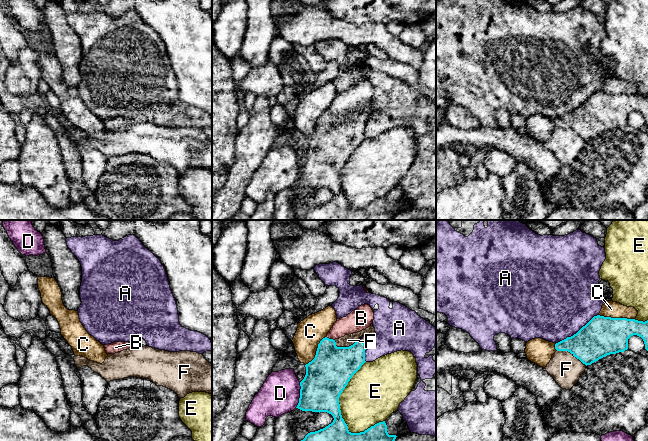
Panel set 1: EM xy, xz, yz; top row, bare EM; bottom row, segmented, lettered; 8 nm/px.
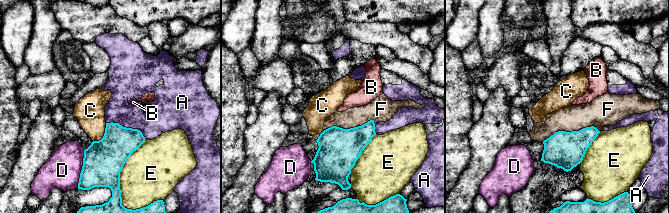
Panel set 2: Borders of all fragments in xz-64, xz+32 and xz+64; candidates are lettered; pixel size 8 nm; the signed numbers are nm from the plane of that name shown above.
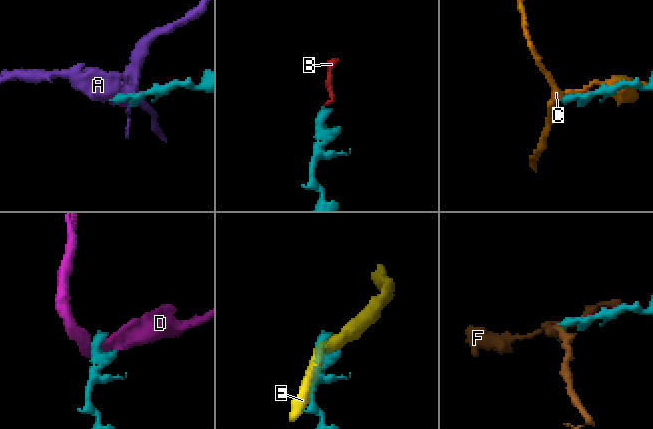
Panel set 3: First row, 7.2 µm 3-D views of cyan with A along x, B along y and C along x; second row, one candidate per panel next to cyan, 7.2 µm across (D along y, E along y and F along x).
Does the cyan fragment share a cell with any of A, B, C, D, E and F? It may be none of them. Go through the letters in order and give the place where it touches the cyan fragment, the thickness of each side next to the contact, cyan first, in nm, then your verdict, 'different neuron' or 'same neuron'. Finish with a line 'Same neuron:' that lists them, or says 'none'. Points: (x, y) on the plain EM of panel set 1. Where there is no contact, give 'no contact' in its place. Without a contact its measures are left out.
A: meets cyan in yz at (578, 107); 320 nm thick on the cyan side, 500 nm on the other; different neuron
B: meets cyan in xz at (330, 115); 340 nm thick on the cyan side, 160 nm on the other; same neuron
C: meets cyan in yz at (617, 94); 320 nm thick on the cyan side, 130 nm on the other; different neuron
D: meets cyan in xz at (300, 171); 340 nm thick on the cyan side, 320 nm on the other; different neuron
E: meets cyan in xz at (339, 172); 340 nm thick on the cyan side, 420 nm on the other; different neuron
F: meets cyan in yz at (572, 129); 300 nm thick on the cyan side, 240 nm on the other; different neuron
Same neuron: B

